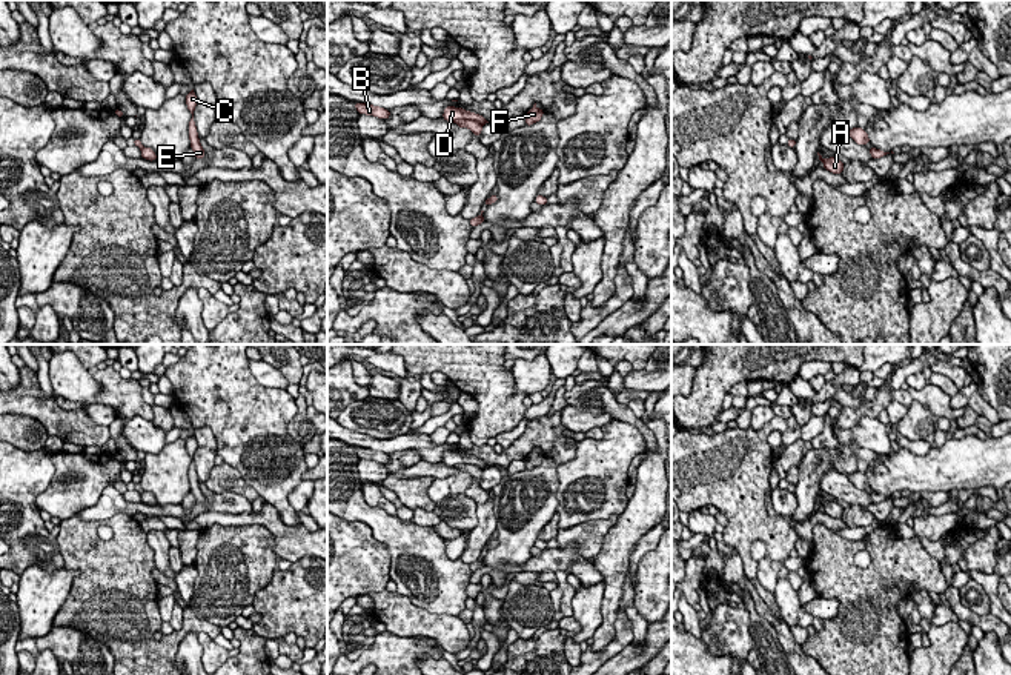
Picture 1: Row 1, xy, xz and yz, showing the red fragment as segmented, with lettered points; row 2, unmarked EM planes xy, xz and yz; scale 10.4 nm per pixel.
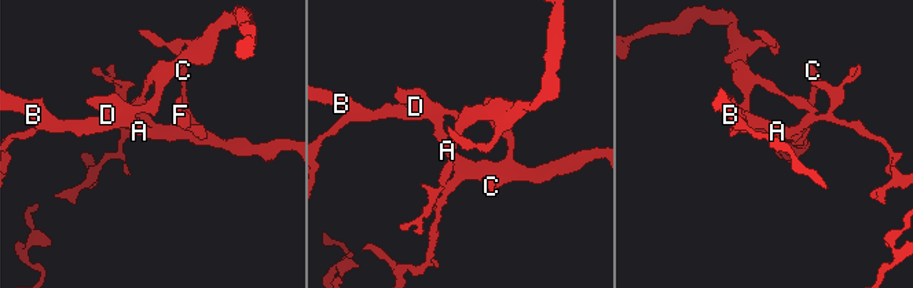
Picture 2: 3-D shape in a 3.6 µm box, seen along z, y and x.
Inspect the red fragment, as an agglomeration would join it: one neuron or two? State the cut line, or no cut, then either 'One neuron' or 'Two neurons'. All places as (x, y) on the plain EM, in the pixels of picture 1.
Split along xz (455, 465), (477, 465), (481, 469). Two neurons

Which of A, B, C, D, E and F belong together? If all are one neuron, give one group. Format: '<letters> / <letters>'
A B C E F / D

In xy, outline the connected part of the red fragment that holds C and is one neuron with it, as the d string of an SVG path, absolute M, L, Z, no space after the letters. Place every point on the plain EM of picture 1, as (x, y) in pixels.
M194 434L189 438L186 438L184 441L186 441L187 454L192 458L192 463L189 466L191 492L195 497L195 503L204 503L206 497L200 489L198 477L197 477L197 471L195 471L195 464L194 464L194 455L195 455L195 451L197 451L198 444L197 444L197 440L195 440Z

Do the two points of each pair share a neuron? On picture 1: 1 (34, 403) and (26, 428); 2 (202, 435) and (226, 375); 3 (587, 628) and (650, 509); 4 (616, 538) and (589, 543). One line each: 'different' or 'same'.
1: different
2: different
3: different
4: different

